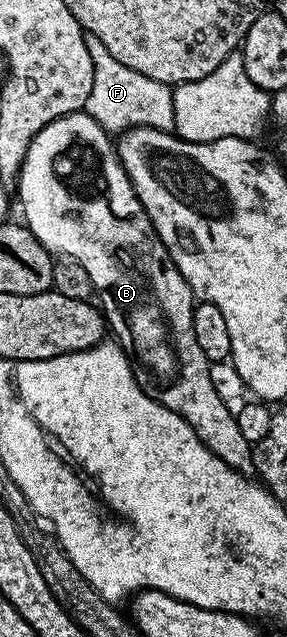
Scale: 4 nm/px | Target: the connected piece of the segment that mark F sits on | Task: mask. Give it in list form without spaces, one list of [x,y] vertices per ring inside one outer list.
[[[86,34],[85,44],[87,45],[87,53],[91,53],[91,65],[93,66],[93,84],[91,85],[91,93],[85,102],[85,111],[92,119],[99,121],[99,125],[110,133],[129,131],[133,127],[173,131],[175,105],[170,84],[155,81],[143,73],[135,73],[135,69],[127,69],[127,65],[123,65],[123,61],[115,61],[115,57],[111,57],[111,53],[107,53],[107,48],[103,46],[103,41],[99,41],[99,37]]]

